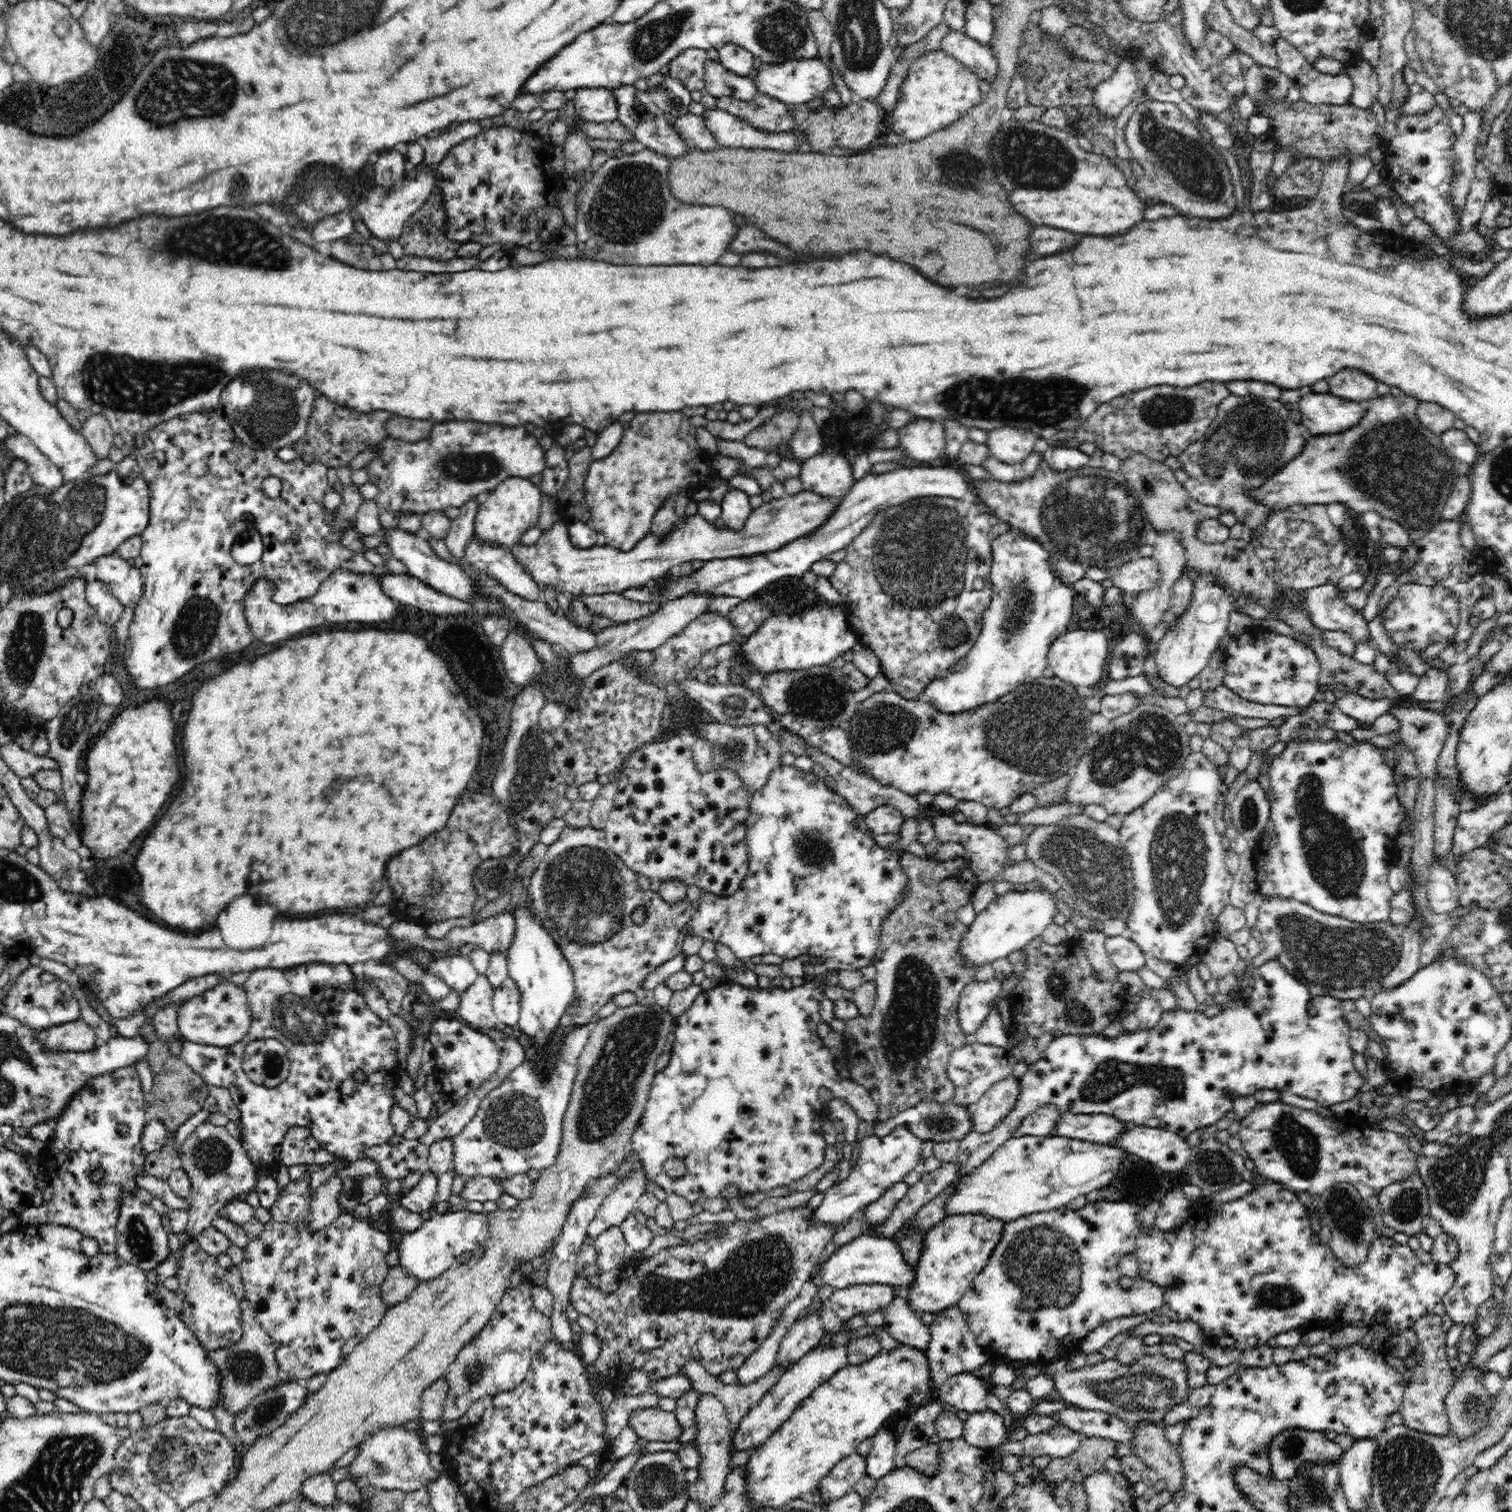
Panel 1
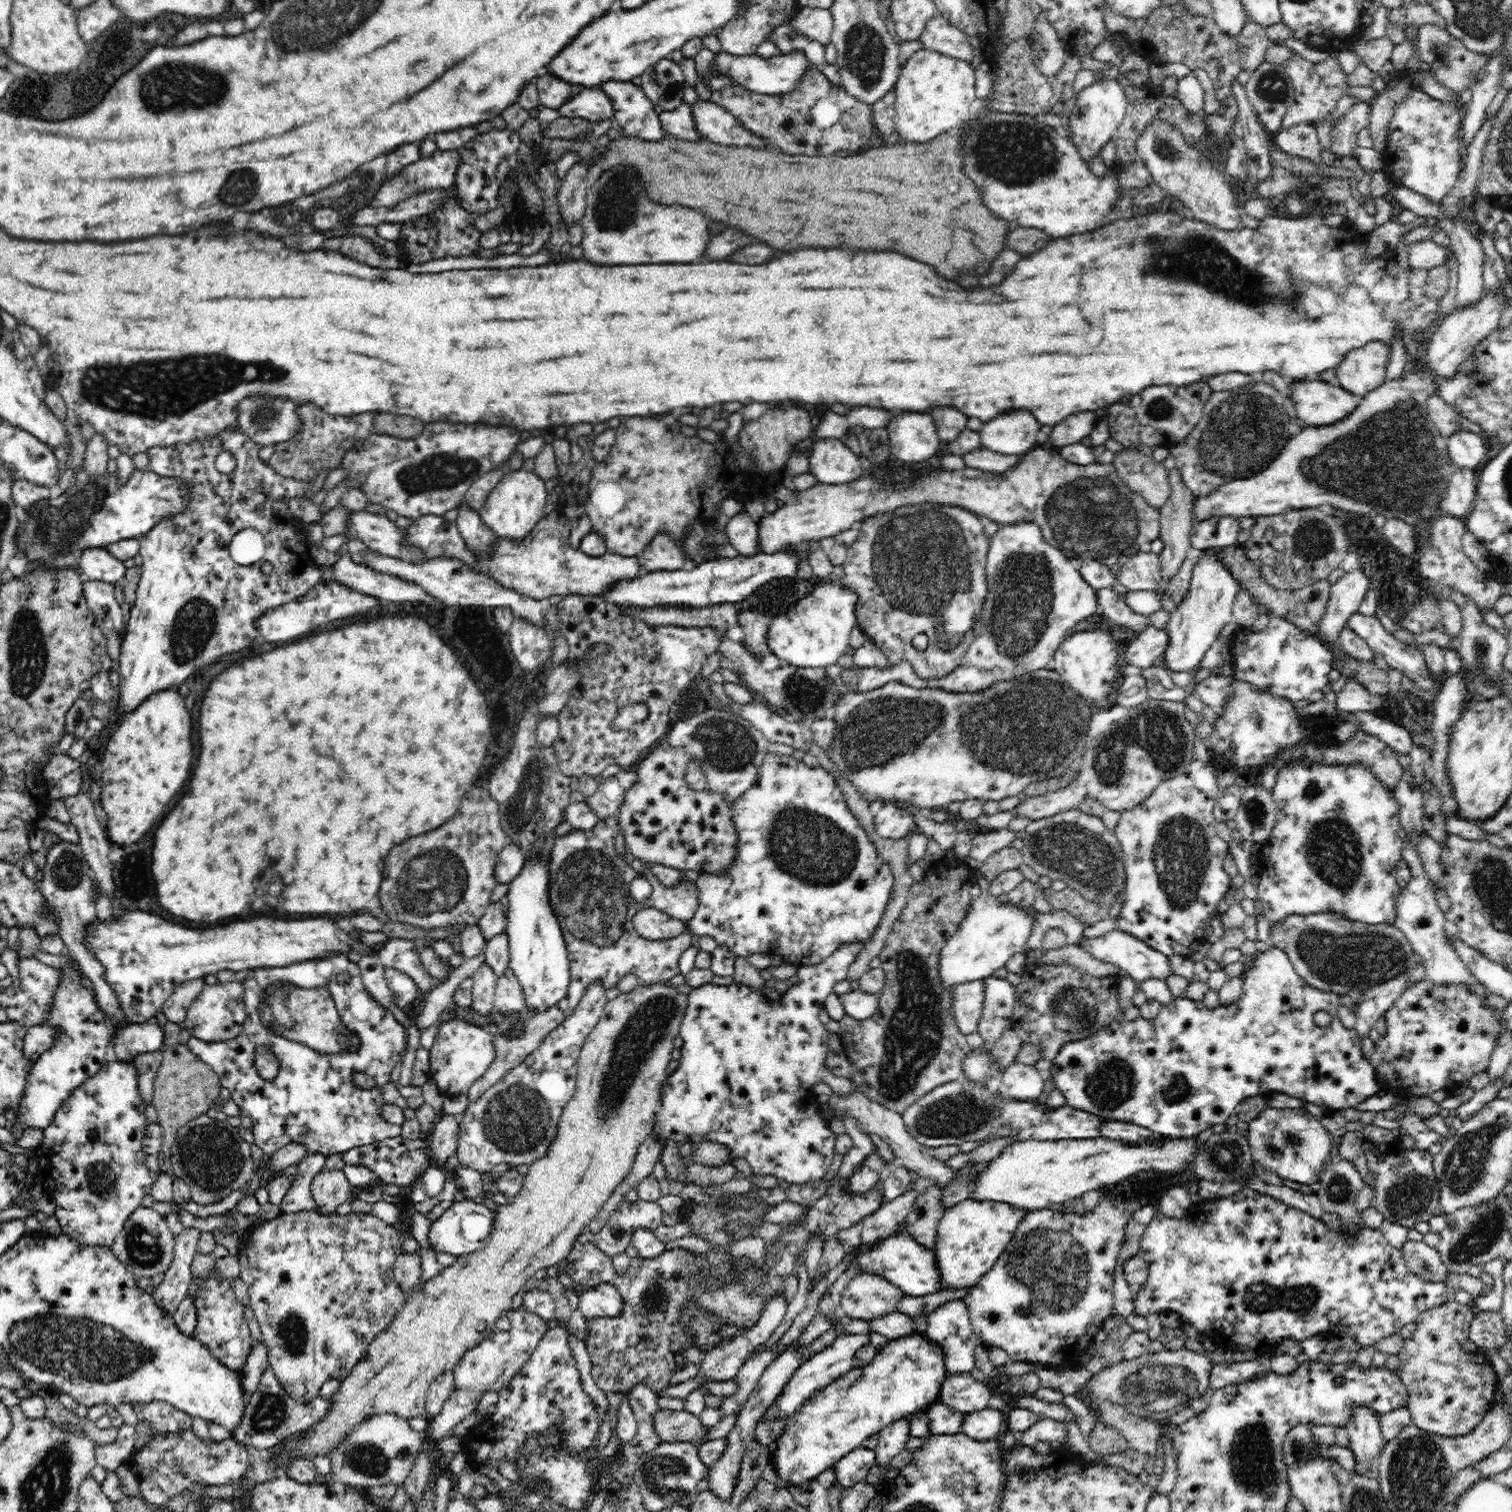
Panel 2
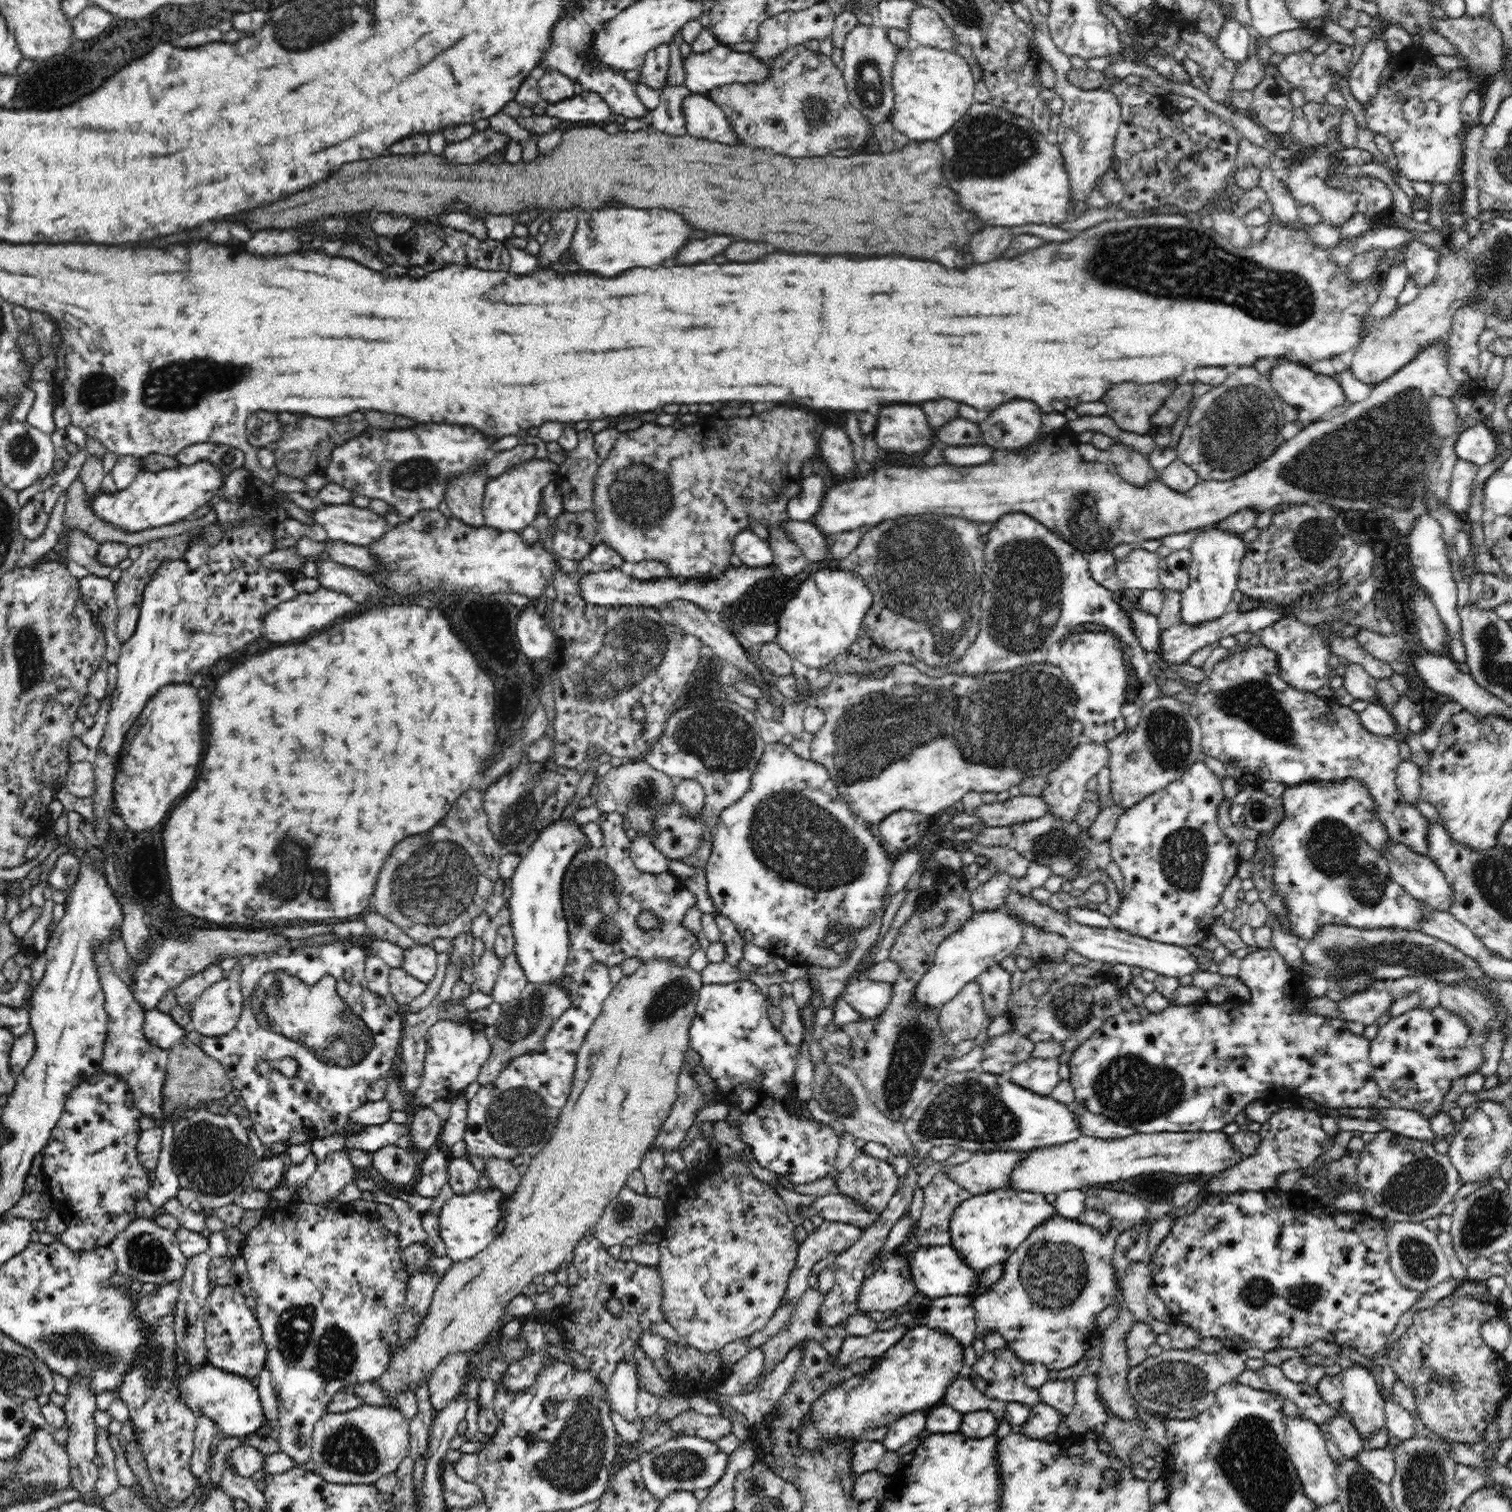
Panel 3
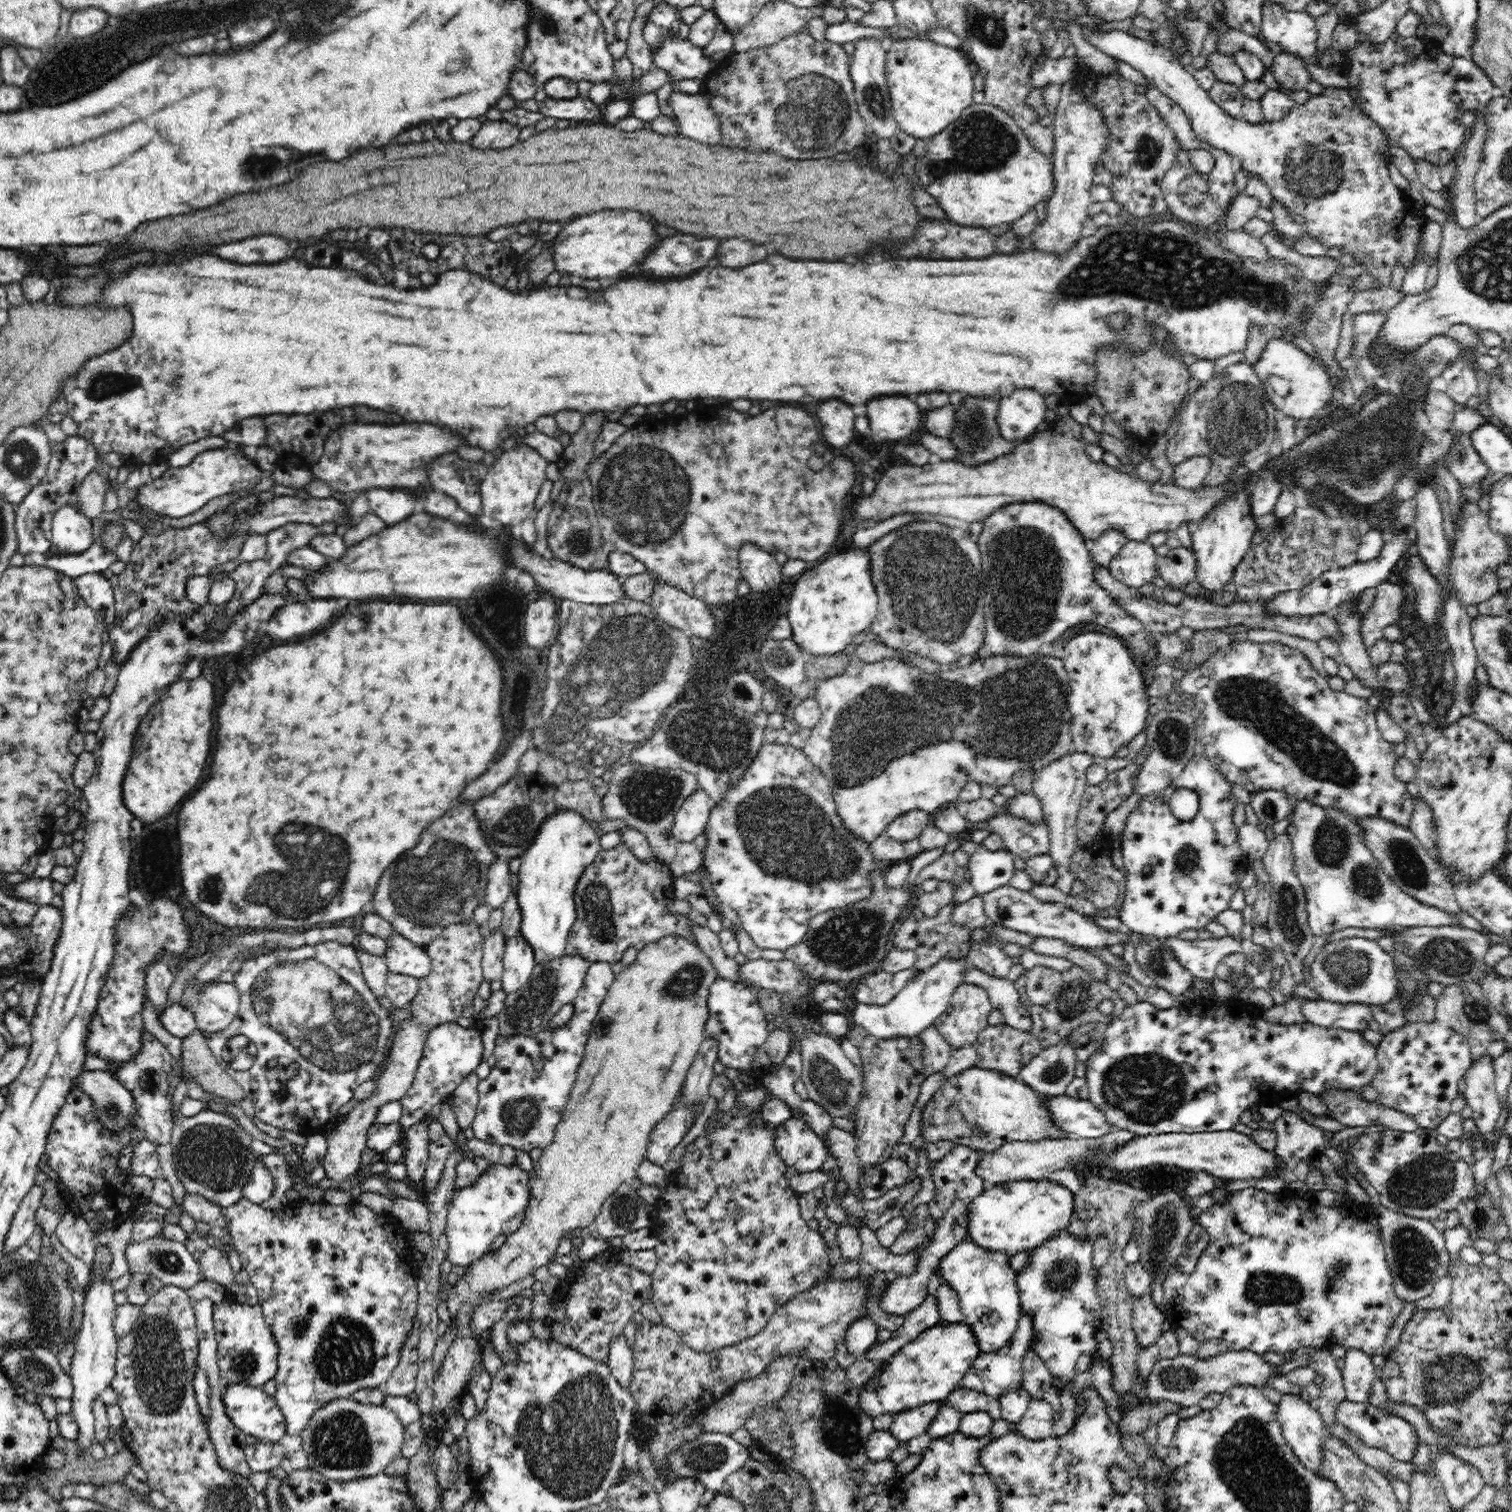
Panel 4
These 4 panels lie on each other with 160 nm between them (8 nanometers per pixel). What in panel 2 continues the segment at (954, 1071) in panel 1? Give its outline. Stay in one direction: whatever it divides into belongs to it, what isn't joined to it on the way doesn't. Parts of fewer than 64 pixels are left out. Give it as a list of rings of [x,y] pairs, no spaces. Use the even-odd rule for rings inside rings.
[[[983,1048],[970,1050],[962,1058],[962,1066],[960,1066],[966,1078],[974,1083],[980,1083],[982,1086],[985,1086],[996,1074],[1003,1074],[1005,1068],[1006,1066],[1002,1066],[993,1058],[991,1051],[986,1051]]]

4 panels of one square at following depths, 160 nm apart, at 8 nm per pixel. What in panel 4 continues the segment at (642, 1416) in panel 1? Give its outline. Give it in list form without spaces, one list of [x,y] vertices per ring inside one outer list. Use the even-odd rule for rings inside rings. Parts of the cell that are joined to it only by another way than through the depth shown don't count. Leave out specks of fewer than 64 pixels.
[[[785,1355],[777,1357],[771,1361],[767,1370],[752,1379],[740,1380],[738,1384],[734,1384],[722,1398],[717,1399],[710,1404],[705,1414],[702,1428],[706,1433],[731,1434],[735,1430],[744,1427],[744,1420],[748,1416],[752,1416],[756,1406],[766,1406],[766,1404],[774,1403],[782,1398],[792,1382],[794,1376],[796,1357],[794,1355]]]

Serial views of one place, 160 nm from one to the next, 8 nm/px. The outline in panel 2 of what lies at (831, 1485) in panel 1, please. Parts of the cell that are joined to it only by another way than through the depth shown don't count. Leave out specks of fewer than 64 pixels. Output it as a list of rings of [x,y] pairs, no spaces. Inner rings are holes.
[[[860,1447],[849,1452],[833,1466],[834,1475],[842,1488],[848,1488],[864,1481],[866,1474],[876,1462],[874,1451]]]

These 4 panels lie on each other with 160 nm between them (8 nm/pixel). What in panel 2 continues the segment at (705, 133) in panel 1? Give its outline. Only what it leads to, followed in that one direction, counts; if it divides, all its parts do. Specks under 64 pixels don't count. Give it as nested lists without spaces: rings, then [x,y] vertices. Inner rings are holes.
[[[682,103],[673,111],[662,111],[659,117],[662,128],[669,136],[689,141],[700,141],[704,139],[697,131],[693,112],[688,103]]]

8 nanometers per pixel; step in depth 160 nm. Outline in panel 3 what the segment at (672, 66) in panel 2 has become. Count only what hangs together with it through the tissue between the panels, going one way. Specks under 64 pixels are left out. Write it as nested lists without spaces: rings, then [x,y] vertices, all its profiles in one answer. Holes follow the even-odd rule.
[[[660,45],[651,50],[640,67],[641,82],[657,92],[669,87],[671,84],[669,84],[667,78],[670,60],[670,47],[668,45]]]

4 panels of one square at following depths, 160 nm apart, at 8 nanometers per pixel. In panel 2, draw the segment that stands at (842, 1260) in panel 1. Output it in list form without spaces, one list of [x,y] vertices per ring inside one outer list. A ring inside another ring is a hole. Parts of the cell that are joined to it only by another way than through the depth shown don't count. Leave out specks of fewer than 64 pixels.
[[[896,1234],[892,1237],[855,1247],[856,1251],[851,1266],[858,1267],[859,1274],[869,1274],[894,1284],[907,1296],[926,1296],[941,1291],[940,1272],[937,1268],[936,1255],[932,1249],[921,1246],[912,1236]]]

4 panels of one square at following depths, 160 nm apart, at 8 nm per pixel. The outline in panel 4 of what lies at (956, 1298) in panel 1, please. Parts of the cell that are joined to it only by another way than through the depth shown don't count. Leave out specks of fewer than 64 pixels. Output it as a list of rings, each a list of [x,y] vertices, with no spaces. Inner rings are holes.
[[[1050,1178],[1022,1179],[986,1187],[966,1210],[969,1240],[989,1252],[1004,1252],[1009,1257],[1032,1251],[1067,1229],[1076,1215],[1073,1199],[1072,1192]]]

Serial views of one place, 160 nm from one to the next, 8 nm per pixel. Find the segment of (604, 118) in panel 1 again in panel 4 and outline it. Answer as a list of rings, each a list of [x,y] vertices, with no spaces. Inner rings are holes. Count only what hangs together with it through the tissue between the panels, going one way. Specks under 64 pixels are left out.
[[[546,97],[545,100],[539,102],[539,111],[545,116],[562,120],[600,120],[602,110],[599,105],[594,103],[592,99],[576,97],[570,100],[556,100]]]

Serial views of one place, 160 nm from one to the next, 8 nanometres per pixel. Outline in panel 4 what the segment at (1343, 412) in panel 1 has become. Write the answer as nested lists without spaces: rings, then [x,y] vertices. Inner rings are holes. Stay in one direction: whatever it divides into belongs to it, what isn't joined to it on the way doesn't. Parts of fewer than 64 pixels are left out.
[[[1272,339],[1263,350],[1262,356],[1255,362],[1254,369],[1258,378],[1265,383],[1266,395],[1276,407],[1280,416],[1292,417],[1297,420],[1303,418],[1319,417],[1321,412],[1337,399],[1337,390],[1333,385],[1332,378],[1327,373],[1325,365],[1316,361],[1294,346],[1291,341]],[[1276,375],[1285,378],[1290,383],[1290,394],[1280,398],[1274,393],[1272,385],[1266,380],[1269,376]]]

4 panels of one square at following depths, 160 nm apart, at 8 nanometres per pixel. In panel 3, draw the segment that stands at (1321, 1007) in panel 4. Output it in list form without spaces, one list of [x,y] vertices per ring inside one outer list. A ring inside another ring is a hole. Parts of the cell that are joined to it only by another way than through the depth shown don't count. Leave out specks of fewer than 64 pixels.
[[[1379,985],[1357,991],[1347,999],[1338,1001],[1337,1005],[1346,1021],[1361,1023],[1366,1028],[1382,1018],[1394,1000],[1391,992]]]

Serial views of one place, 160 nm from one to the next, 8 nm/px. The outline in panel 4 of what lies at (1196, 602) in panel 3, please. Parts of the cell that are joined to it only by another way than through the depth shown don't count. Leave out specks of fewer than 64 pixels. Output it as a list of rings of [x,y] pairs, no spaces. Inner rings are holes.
[[[1246,489],[1228,497],[1223,503],[1214,507],[1191,533],[1192,551],[1196,557],[1195,582],[1207,590],[1207,594],[1199,594],[1198,598],[1209,600],[1209,595],[1218,590],[1226,590],[1232,584],[1234,571],[1248,553],[1251,541],[1256,532],[1256,522],[1250,515],[1249,494]]]

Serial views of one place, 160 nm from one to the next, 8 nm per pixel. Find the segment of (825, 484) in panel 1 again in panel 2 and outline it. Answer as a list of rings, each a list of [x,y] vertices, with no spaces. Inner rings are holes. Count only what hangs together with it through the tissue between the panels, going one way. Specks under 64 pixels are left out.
[[[827,438],[816,441],[810,451],[808,459],[808,473],[812,474],[817,483],[842,484],[849,483],[864,476],[864,469],[860,465],[858,455],[852,453],[839,439]]]

